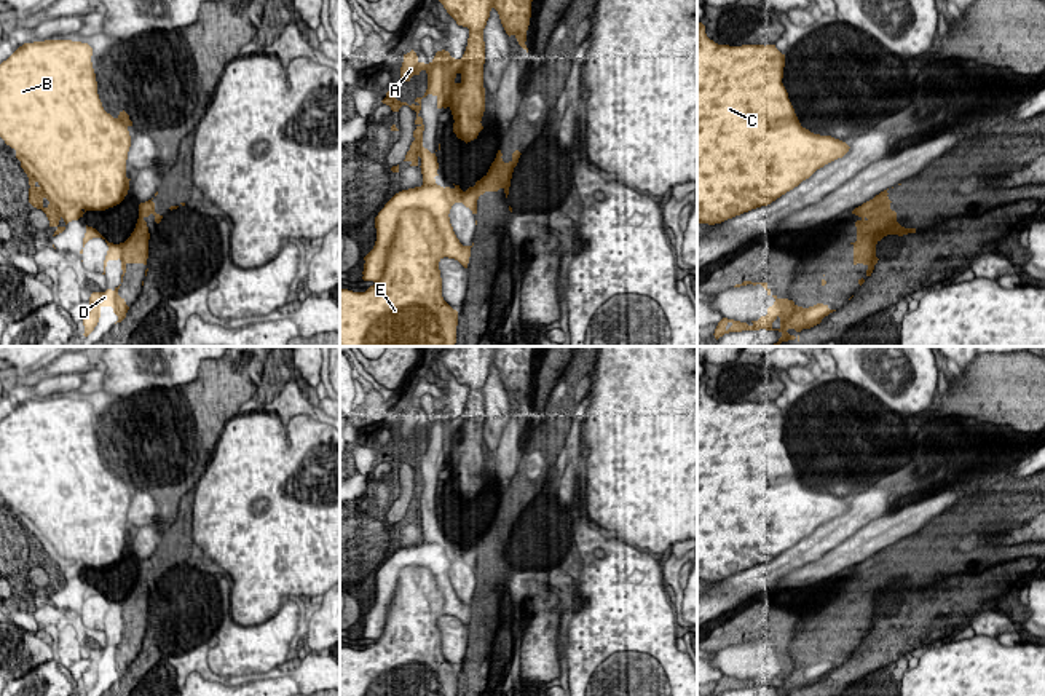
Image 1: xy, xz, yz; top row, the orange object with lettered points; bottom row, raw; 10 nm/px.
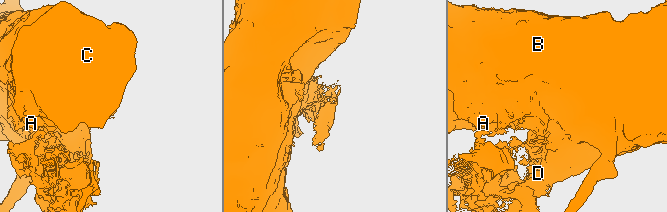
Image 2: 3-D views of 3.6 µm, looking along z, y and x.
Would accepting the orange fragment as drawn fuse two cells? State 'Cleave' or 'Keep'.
Keep

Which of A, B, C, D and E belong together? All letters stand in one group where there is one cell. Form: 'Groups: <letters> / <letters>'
Groups: A B C D E

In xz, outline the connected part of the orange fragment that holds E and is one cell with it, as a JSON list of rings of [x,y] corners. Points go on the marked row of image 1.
[[[416,97],[412,110],[416,112],[415,140],[404,161],[420,166],[423,185],[396,193],[375,217],[377,241],[373,249],[364,257],[364,281],[373,281],[365,292],[340,289],[340,346],[453,346],[456,343],[458,311],[442,297],[442,278],[439,262],[444,257],[458,260],[467,268],[471,246],[463,246],[450,223],[450,209],[455,203],[463,203],[477,214],[477,200],[485,192],[504,190],[509,195],[514,168],[520,152],[512,153],[509,163],[503,161],[498,150],[488,172],[466,192],[459,185],[440,187],[436,184],[439,169],[436,152],[423,147],[421,99]]]

